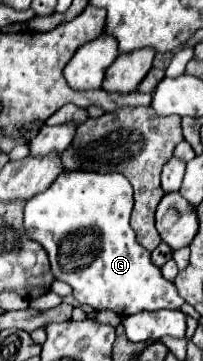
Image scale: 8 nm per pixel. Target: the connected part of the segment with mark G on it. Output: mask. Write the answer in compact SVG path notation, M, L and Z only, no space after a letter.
M61 172L45 192L27 200L25 230L29 238L47 250L53 276L67 282L81 304L97 312L113 310L119 316L161 308L177 310L185 300L179 296L175 284L165 280L161 270L151 262L151 254L137 242L129 226L131 208L133 188L123 174Z

